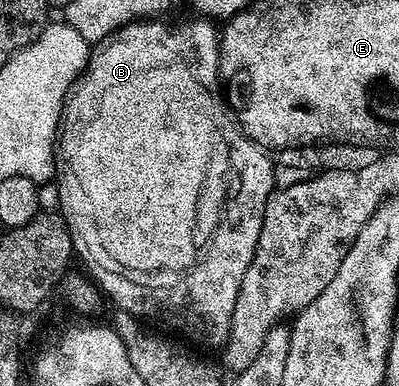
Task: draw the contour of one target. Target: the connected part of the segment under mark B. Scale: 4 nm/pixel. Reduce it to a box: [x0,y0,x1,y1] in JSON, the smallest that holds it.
[55,16,274,347]

